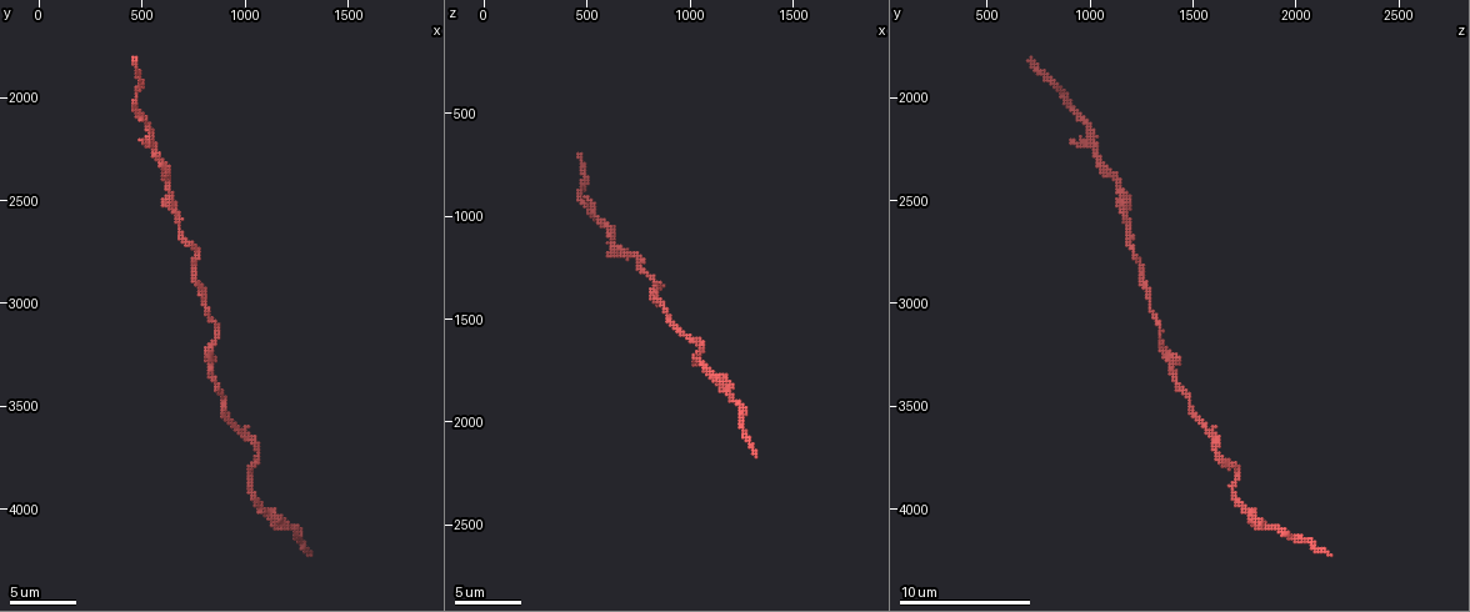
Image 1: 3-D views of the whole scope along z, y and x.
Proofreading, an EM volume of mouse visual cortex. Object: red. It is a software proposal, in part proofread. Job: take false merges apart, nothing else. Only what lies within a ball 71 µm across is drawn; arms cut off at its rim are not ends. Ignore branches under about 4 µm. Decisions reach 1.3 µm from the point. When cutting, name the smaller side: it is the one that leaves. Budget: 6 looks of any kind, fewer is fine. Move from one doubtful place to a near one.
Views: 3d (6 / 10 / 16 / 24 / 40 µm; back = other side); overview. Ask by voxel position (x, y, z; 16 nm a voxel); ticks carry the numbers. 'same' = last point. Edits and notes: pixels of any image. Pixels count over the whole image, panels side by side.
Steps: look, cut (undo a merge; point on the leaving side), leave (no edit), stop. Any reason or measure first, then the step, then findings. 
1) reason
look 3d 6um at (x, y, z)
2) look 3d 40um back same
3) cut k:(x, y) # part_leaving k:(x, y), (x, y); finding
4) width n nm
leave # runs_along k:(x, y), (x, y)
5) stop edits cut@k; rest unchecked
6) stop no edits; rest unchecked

two arms in line, one across
look 3d 16um at (940, 3590, 1560)

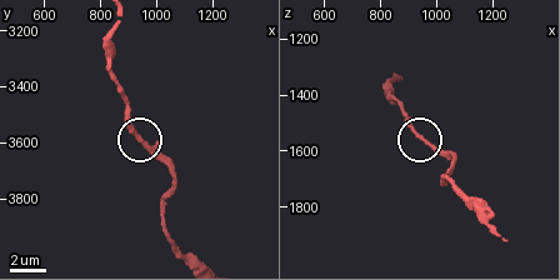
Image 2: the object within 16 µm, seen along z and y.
leave # runs_along 2:(116, 21), (113, 75), (129, 124), (169, 168); continuous, no second cell

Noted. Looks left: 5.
thick turns thin
look 3d 6um at (640, 2500, 1160)

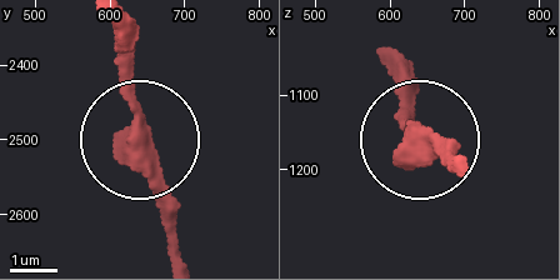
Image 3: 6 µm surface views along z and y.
look 3d 6um back same

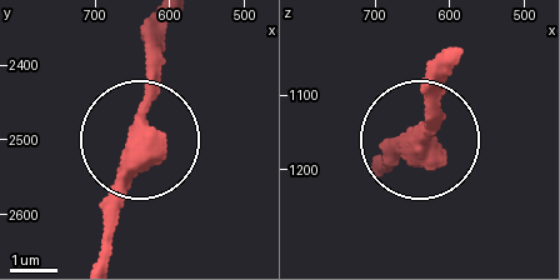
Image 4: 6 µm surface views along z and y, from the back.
leave # continuous, no second cell

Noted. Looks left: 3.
two arms in line, one across
look 3d 6um at (550, 2230, 1020)

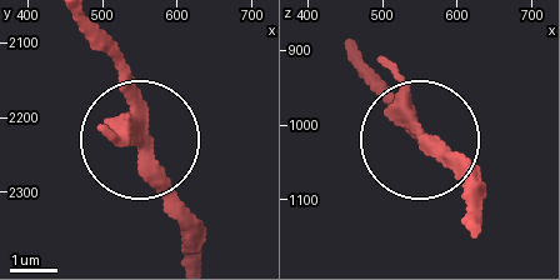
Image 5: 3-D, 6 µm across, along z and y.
from behind
look 3d 6um back same

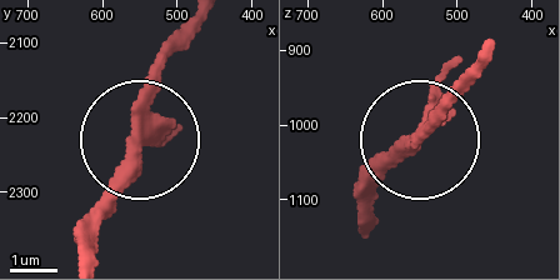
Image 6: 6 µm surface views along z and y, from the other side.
arms 3
leave # runs_along 6:(76, 254), (116, 183), (145, 75), (169, 44); one cell here

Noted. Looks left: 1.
stop no edits; rest unchecked

